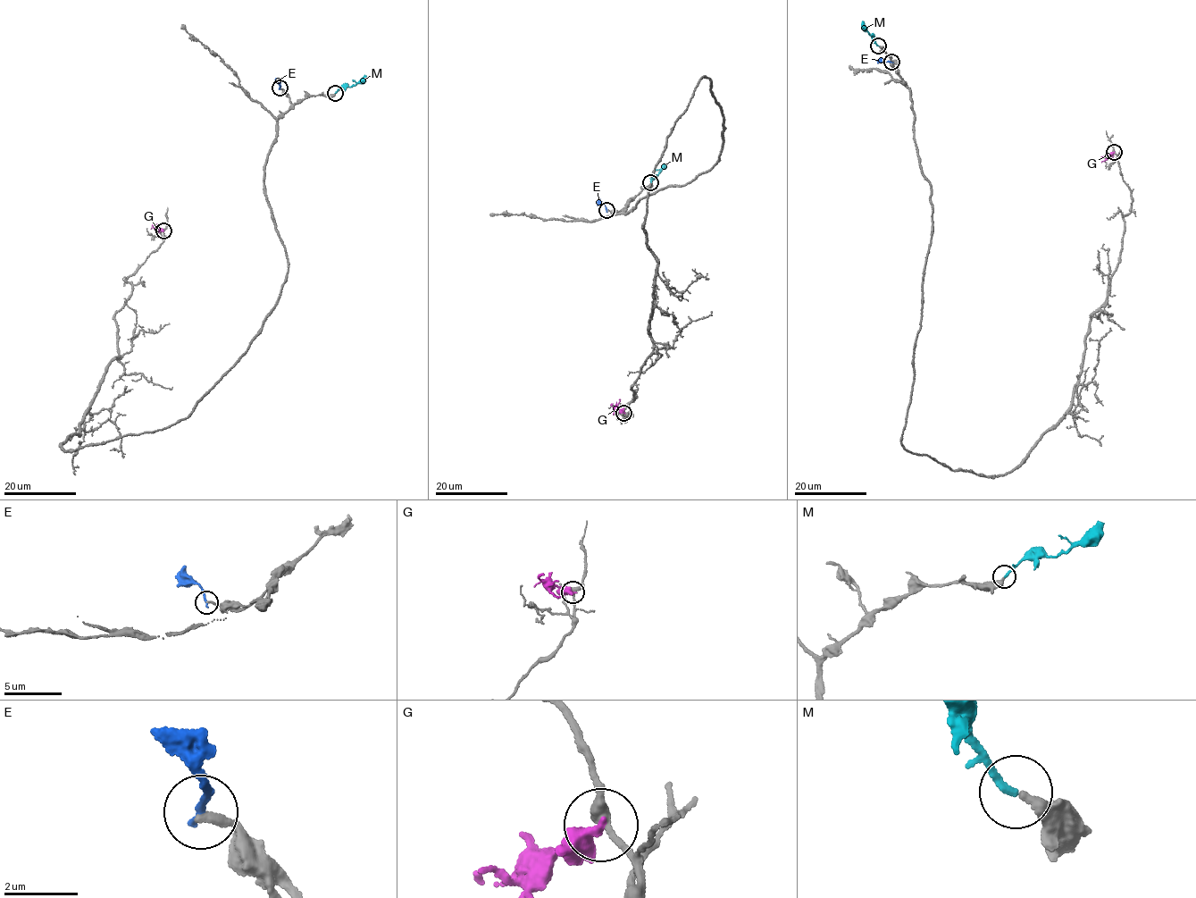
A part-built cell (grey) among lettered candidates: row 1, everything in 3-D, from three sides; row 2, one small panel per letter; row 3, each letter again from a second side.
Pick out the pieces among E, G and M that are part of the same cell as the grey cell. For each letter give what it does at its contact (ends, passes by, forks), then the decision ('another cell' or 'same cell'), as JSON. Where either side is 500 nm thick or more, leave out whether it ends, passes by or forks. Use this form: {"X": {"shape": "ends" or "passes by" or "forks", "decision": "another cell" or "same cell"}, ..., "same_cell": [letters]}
{"E": {"shape": "ends", "decision": "another cell"}, "G": {"shape": "ends", "decision": "another cell"}, "M": {"shape": "ends", "decision": "same cell"}, "same_cell": ["M"]}

